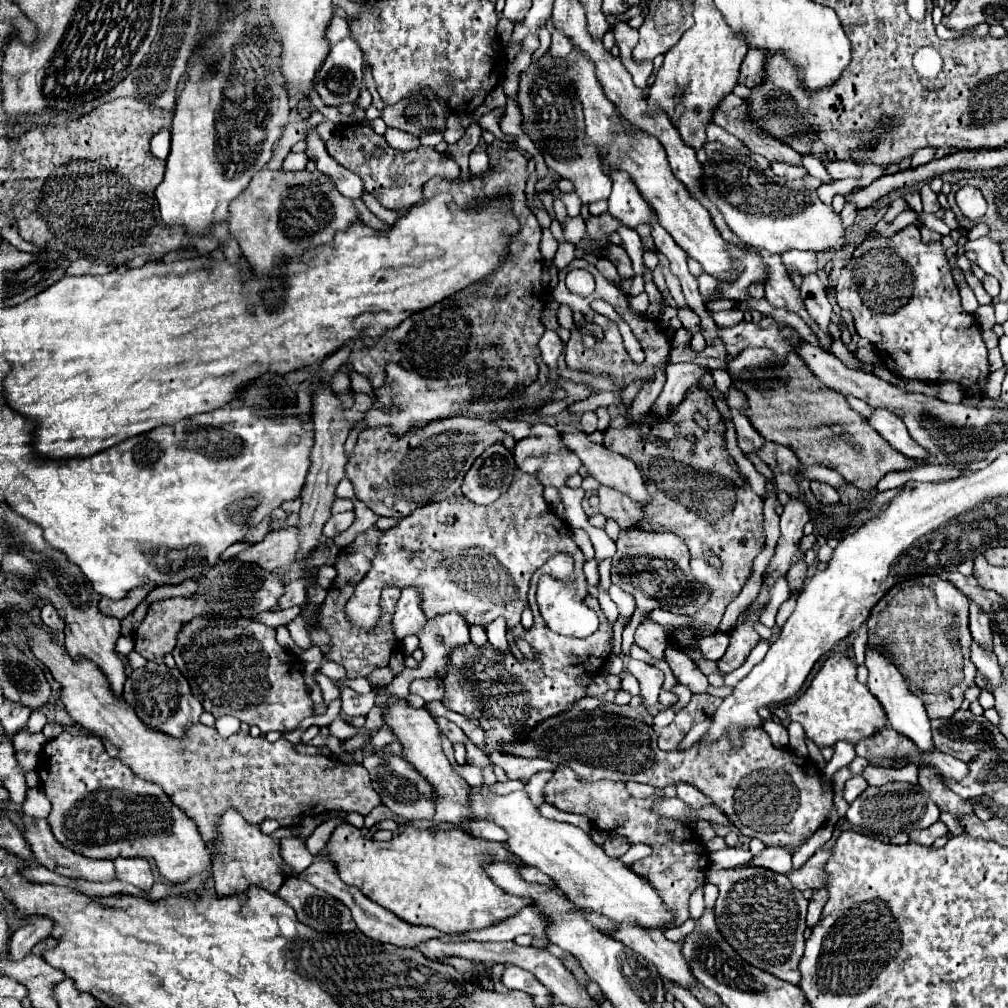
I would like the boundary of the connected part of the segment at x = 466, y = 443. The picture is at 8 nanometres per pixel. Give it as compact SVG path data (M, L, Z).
M456 416L442 422L432 422L420 432L408 432L402 438L396 438L390 434L390 430L384 428L372 428L364 430L358 436L358 442L348 456L346 462L346 478L352 482L356 498L362 500L374 514L388 516L388 518L404 518L416 508L428 504L428 502L440 502L446 496L452 496L460 490L464 474L472 466L472 462L490 446L504 440L504 432L494 424L478 418L468 416Z

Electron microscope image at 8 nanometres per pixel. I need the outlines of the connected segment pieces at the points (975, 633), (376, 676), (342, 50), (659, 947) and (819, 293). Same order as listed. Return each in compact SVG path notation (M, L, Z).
M970 602L970 632L972 638L980 644L984 644L988 650L992 648L992 634L988 628L988 616L978 608L978 604Z
M386 666L386 668L380 668L380 670L374 670L372 674L370 674L370 684L374 686L374 682L378 682L378 684L384 684L384 686L388 686L392 680L394 680L394 672L392 672L392 668L390 666Z
M346 36L328 52L318 72L318 94L326 106L356 102L364 74L364 56L358 44Z
M618 924L618 932L614 932L614 938L650 960L658 968L660 976L682 986L698 984L688 970L688 964L680 952L680 944L666 940L664 932L642 932L638 924Z
M816 274L814 276L804 276L800 292L802 292L802 300L806 304L808 314L820 324L822 330L828 332L832 306L830 306L828 298L826 298L826 286L820 282L820 278Z

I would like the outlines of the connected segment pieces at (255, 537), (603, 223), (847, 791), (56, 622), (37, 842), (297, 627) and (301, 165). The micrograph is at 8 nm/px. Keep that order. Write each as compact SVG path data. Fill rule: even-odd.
M270 518L262 520L258 526L250 528L250 532L246 532L246 536L242 538L242 542L250 542L250 544L254 544L254 542L262 540L262 538L266 536L266 532L268 532L268 526L270 526Z
M608 212L598 214L598 216L588 216L586 220L586 236L576 244L576 258L586 258L586 256L594 256L598 260L606 258L606 250L608 250L608 236L614 234L618 228L622 226L620 220L614 220L614 216L610 216Z
M854 776L852 780L846 782L846 788L844 788L844 800L846 800L848 804L852 804L852 800L858 798L858 796L866 790L866 786L868 786L868 782L866 782L862 776Z
M50 602L44 604L44 608L40 610L40 616L42 616L42 622L44 622L48 628L52 628L52 630L64 630L64 624L62 624L60 616L58 616L56 608L54 608Z
M24 816L24 836L26 836L26 842L30 844L32 852L34 852L34 858L38 864L42 864L44 868L52 870L52 872L58 872L66 878L82 878L82 880L90 880L90 882L112 882L116 880L116 874L114 874L114 864L110 860L92 860L92 858L86 858L86 856L80 856L76 852L70 852L66 850L62 844L58 844L48 828L48 822L42 820L42 818L30 818L30 816Z
M298 616L292 624L288 624L288 630L290 630L290 636L292 636L292 640L296 642L296 646L300 648L300 650L308 650L310 646L312 646L312 642L310 642L310 626Z
M290 152L290 154L286 156L282 168L284 168L284 170L290 170L290 172L298 172L298 170L304 170L304 168L306 168L306 162L308 162L308 158L306 158L304 152L300 152L300 154Z

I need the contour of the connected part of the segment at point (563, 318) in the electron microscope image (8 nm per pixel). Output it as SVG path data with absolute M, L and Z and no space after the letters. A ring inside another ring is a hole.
M562 304L560 308L558 308L558 324L562 326L562 328L572 328L574 326L574 320L572 320L572 310L566 306L566 304Z

